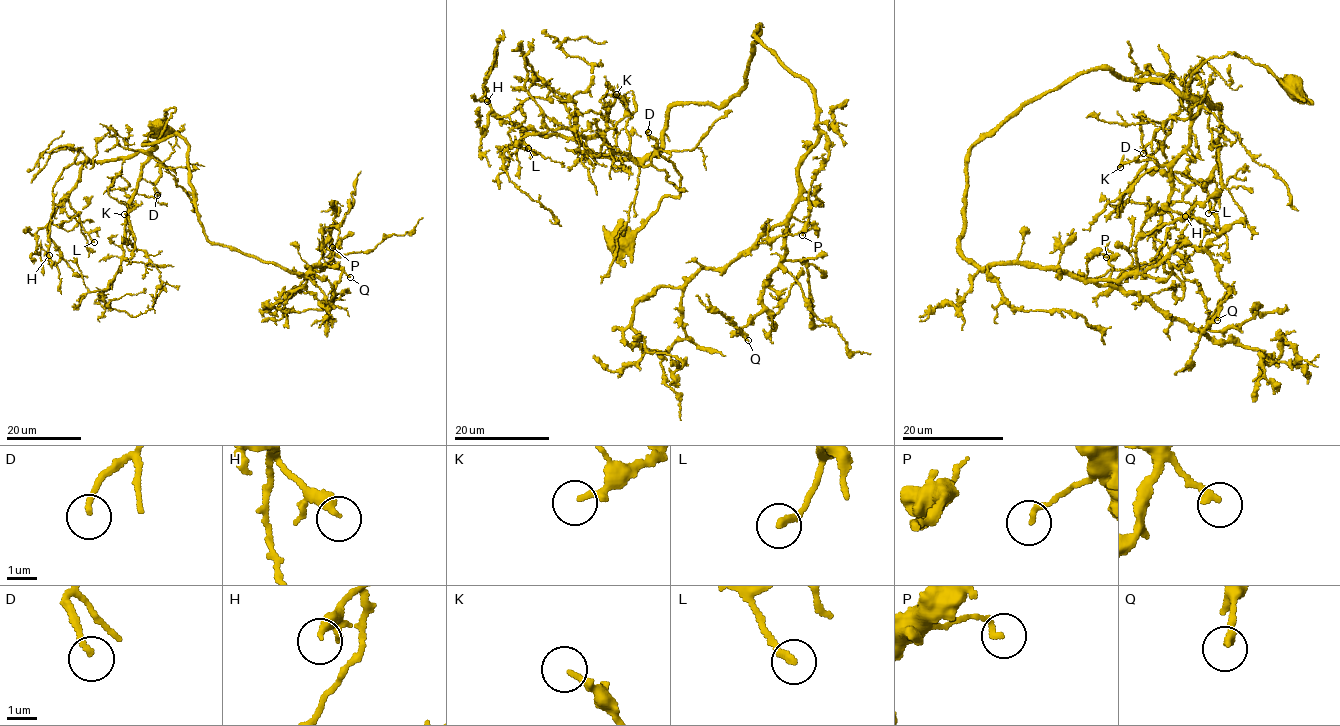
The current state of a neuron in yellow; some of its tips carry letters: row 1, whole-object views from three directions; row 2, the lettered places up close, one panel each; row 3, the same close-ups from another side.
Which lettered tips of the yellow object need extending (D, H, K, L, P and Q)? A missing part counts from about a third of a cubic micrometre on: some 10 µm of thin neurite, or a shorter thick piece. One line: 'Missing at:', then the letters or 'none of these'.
Missing at: D, L

